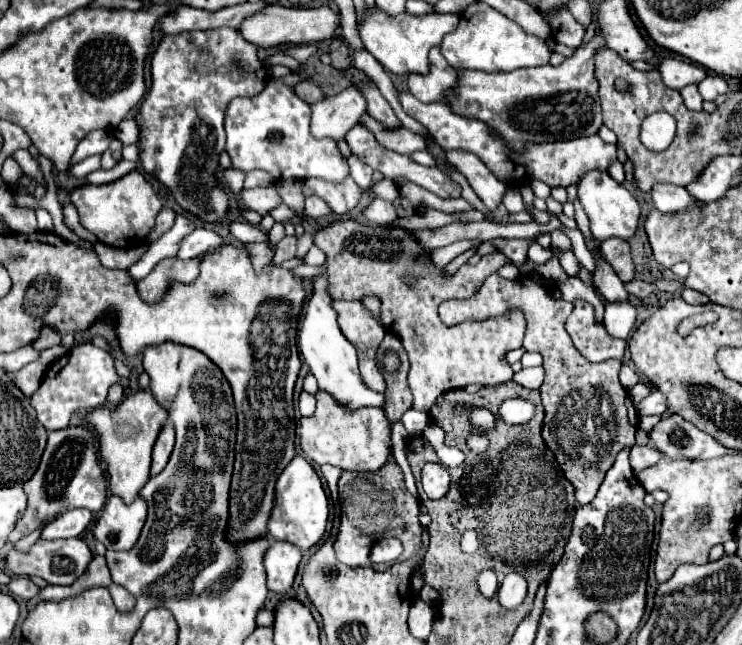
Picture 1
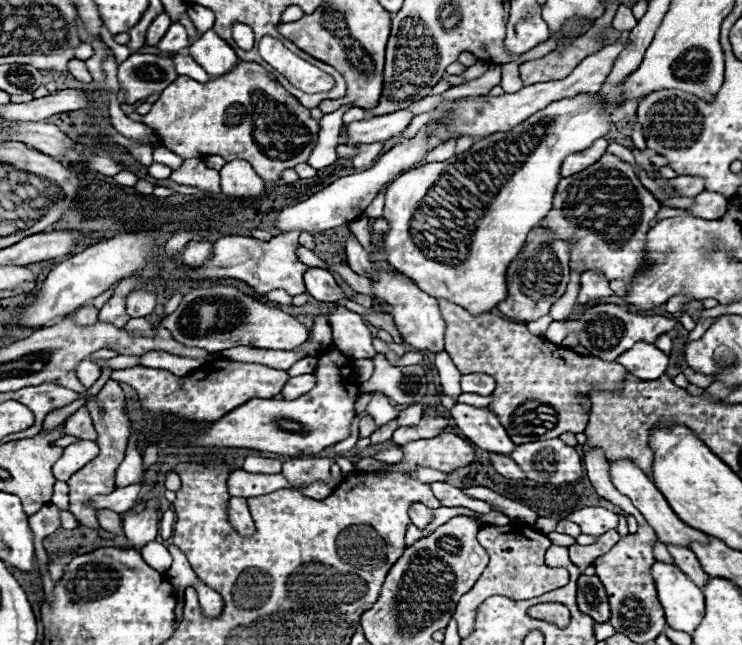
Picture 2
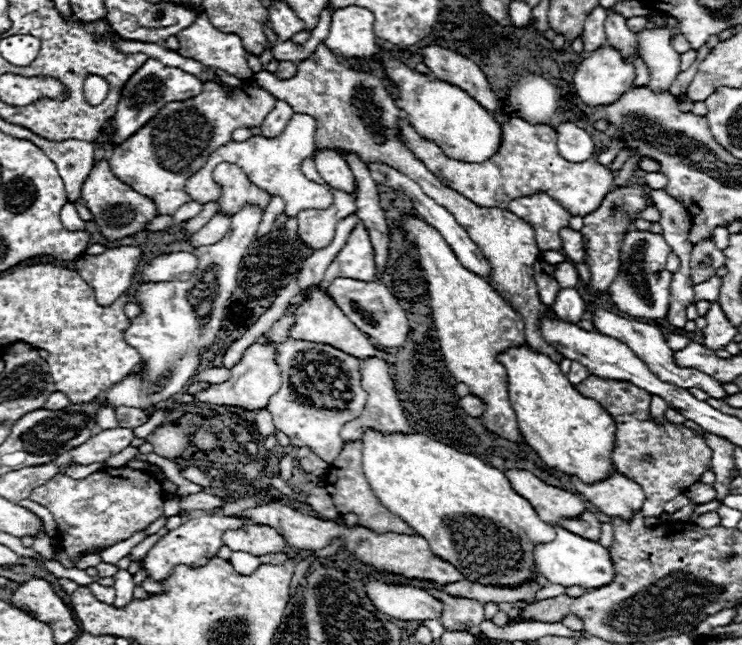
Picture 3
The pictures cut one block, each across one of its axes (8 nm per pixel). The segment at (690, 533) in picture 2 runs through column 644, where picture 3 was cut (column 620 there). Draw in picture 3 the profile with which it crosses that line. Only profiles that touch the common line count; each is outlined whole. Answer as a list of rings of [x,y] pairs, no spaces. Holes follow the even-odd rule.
[[[616,470],[608,480],[598,484],[588,486],[578,478],[572,478],[572,482],[588,502],[592,502],[600,512],[604,512],[610,518],[622,518],[630,522],[632,516],[642,510],[644,504],[642,488],[636,482],[628,480],[626,476],[618,474]]]

